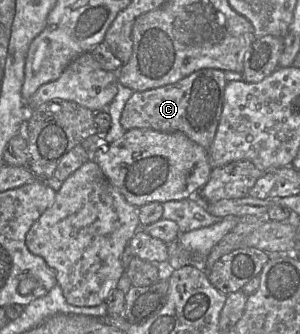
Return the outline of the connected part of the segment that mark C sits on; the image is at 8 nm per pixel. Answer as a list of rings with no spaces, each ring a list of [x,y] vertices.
[[[207,68],[195,71],[173,84],[146,91],[134,91],[122,111],[121,126],[125,131],[152,129],[161,132],[181,132],[208,150],[221,118],[226,84],[224,71]]]

